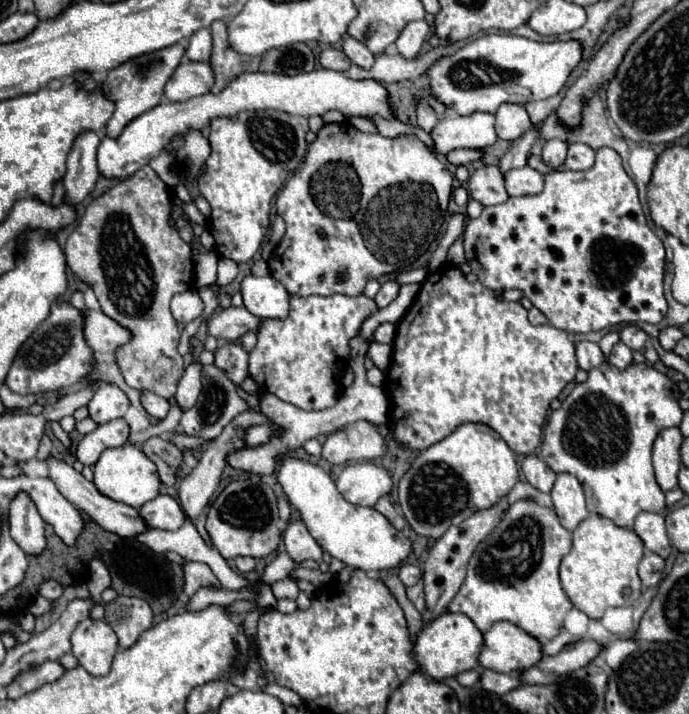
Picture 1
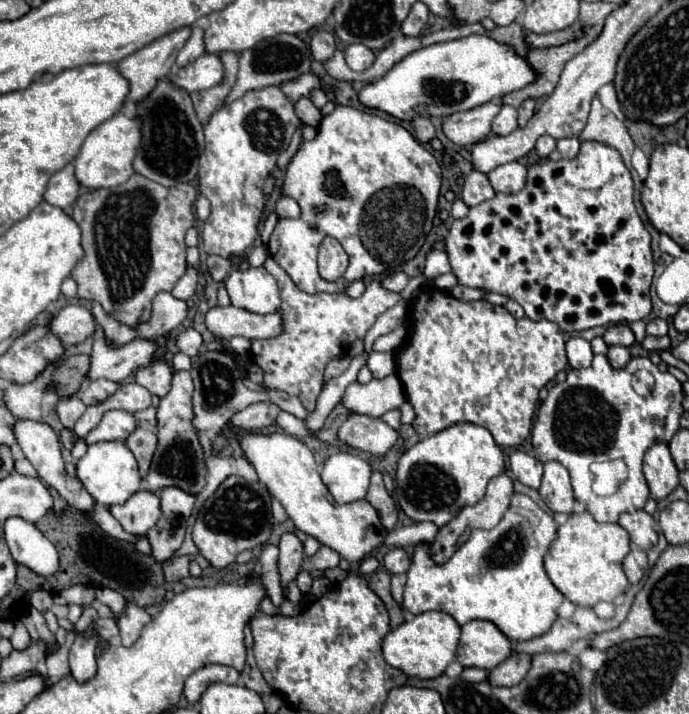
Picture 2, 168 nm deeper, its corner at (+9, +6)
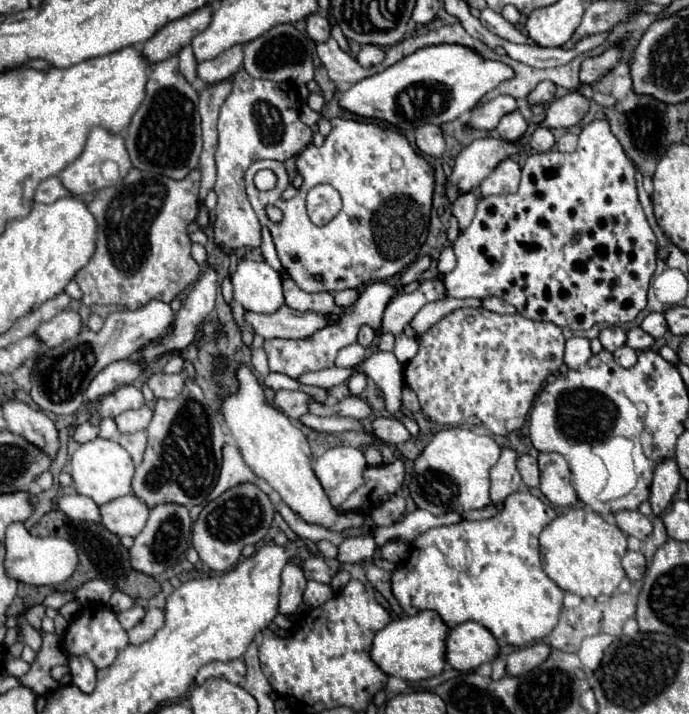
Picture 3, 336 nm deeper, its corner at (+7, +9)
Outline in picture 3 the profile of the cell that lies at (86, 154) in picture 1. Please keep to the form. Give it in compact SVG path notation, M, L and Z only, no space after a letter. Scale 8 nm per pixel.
M48 177L46 181L42 181L36 189L36 195L34 195L34 201L40 201L40 203L54 203L56 199L60 197L66 197L70 195L66 191L66 187L60 183L58 177Z

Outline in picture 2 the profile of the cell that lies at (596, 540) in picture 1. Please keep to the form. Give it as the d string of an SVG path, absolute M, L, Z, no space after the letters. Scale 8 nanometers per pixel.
M590 512L570 514L558 528L558 538L546 554L544 568L552 584L574 604L592 608L598 602L614 602L624 594L628 578L622 570L622 560L630 552L630 536L620 524L598 524Z

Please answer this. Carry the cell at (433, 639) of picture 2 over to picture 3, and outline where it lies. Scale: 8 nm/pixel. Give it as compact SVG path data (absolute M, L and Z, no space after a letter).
M420 611L414 617L394 619L374 635L370 659L386 673L404 681L422 681L440 675L444 669L444 635L448 627L436 611Z

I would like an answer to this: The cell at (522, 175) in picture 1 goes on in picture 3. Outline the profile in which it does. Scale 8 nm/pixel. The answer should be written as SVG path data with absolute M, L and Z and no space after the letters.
M504 159L496 165L496 169L482 181L480 191L482 195L502 195L502 193L516 193L520 183L520 167L514 159Z

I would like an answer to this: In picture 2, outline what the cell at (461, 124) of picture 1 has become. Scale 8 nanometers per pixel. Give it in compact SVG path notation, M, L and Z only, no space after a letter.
M486 102L472 110L454 112L444 118L442 132L458 146L474 146L488 138L492 118L498 114L500 104Z

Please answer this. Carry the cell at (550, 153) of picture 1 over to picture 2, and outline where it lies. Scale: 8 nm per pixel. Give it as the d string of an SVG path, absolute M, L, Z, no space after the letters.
M540 136L536 142L536 154L540 158L548 158L556 150L556 140L552 136Z

